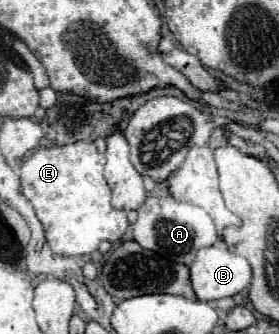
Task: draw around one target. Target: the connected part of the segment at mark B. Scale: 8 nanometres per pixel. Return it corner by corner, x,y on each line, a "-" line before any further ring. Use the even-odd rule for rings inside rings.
210,245
198,251
194,263
190,265
190,279
200,301
216,301
222,297
234,297
244,291
250,285
252,267
244,257
232,253
226,245

